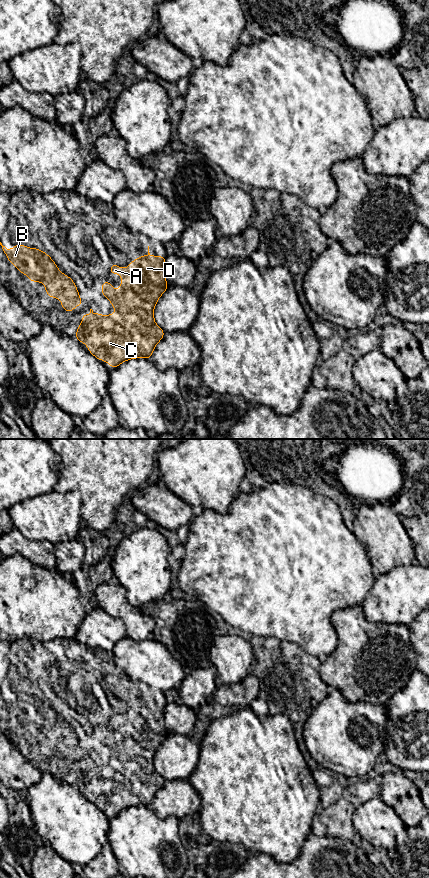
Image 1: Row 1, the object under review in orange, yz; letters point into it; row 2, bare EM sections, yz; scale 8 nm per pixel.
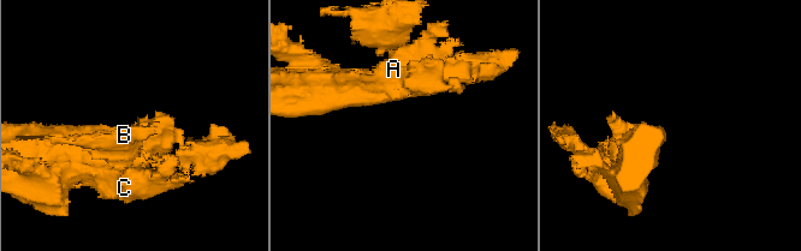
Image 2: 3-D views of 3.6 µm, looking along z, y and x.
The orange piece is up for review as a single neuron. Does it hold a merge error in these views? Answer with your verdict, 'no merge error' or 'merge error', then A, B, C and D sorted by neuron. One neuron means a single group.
no merge error; groups A B C D

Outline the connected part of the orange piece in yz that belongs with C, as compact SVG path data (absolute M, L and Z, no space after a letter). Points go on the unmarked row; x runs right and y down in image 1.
M148 694L148 702L146 704L139 704L136 708L132 708L130 713L126 716L119 716L118 712L112 711L109 719L111 722L121 722L122 725L120 729L122 730L122 733L120 734L120 737L114 737L111 733L111 731L104 728L102 730L102 743L108 746L111 749L111 753L113 756L117 758L116 761L110 762L109 764L105 764L103 762L95 762L92 757L90 757L90 763L87 764L85 761L82 762L82 771L78 774L78 779L74 782L74 784L81 790L87 793L89 800L95 804L99 809L105 808L107 812L109 812L112 816L116 817L122 810L144 805L147 807L151 807L152 801L154 799L155 794L159 789L162 788L164 785L164 778L162 778L154 769L154 755L157 752L160 744L167 738L169 733L166 730L165 722L164 722L164 712L166 709L165 704L151 704L149 701L149 694Z

